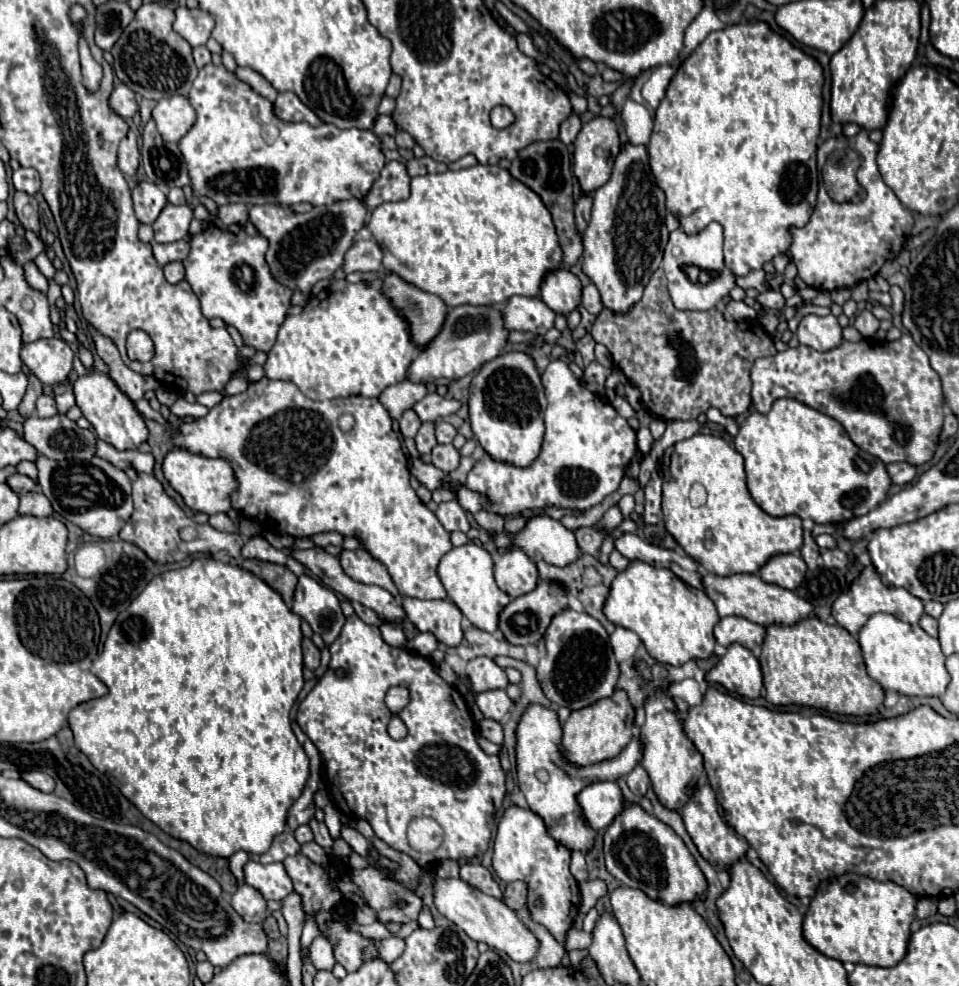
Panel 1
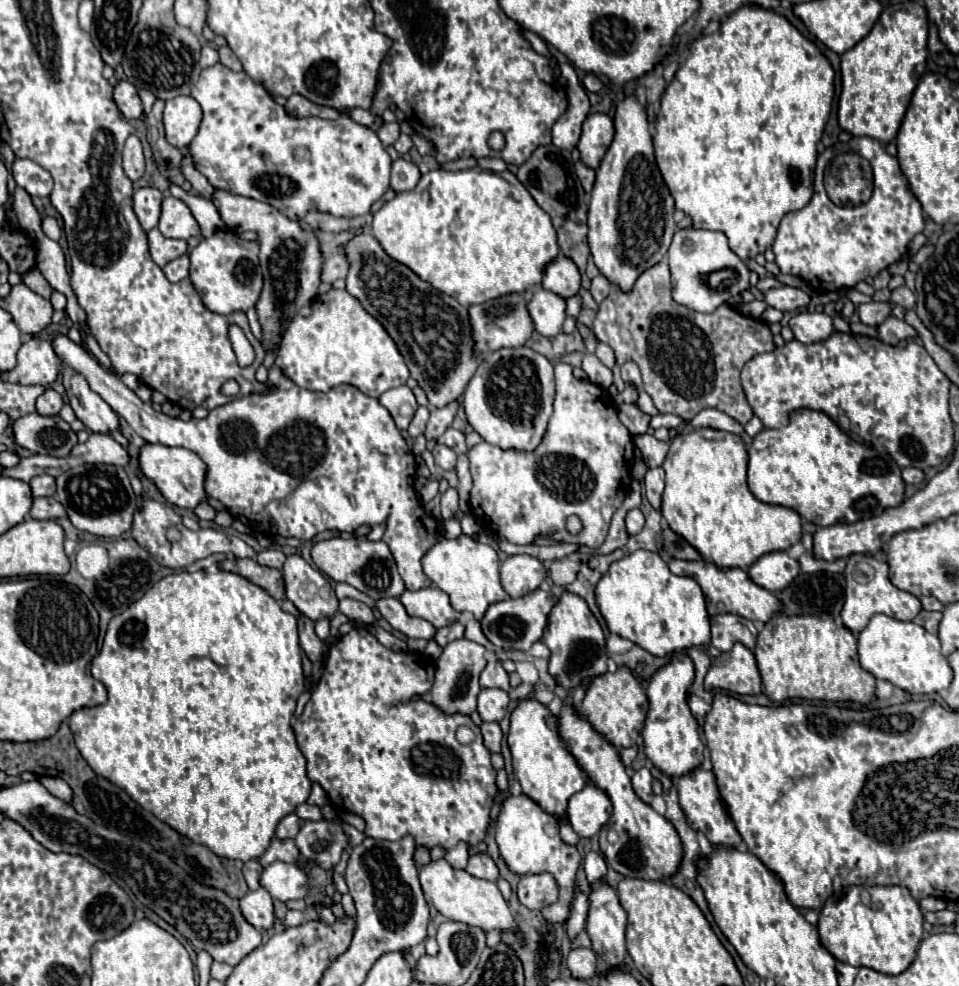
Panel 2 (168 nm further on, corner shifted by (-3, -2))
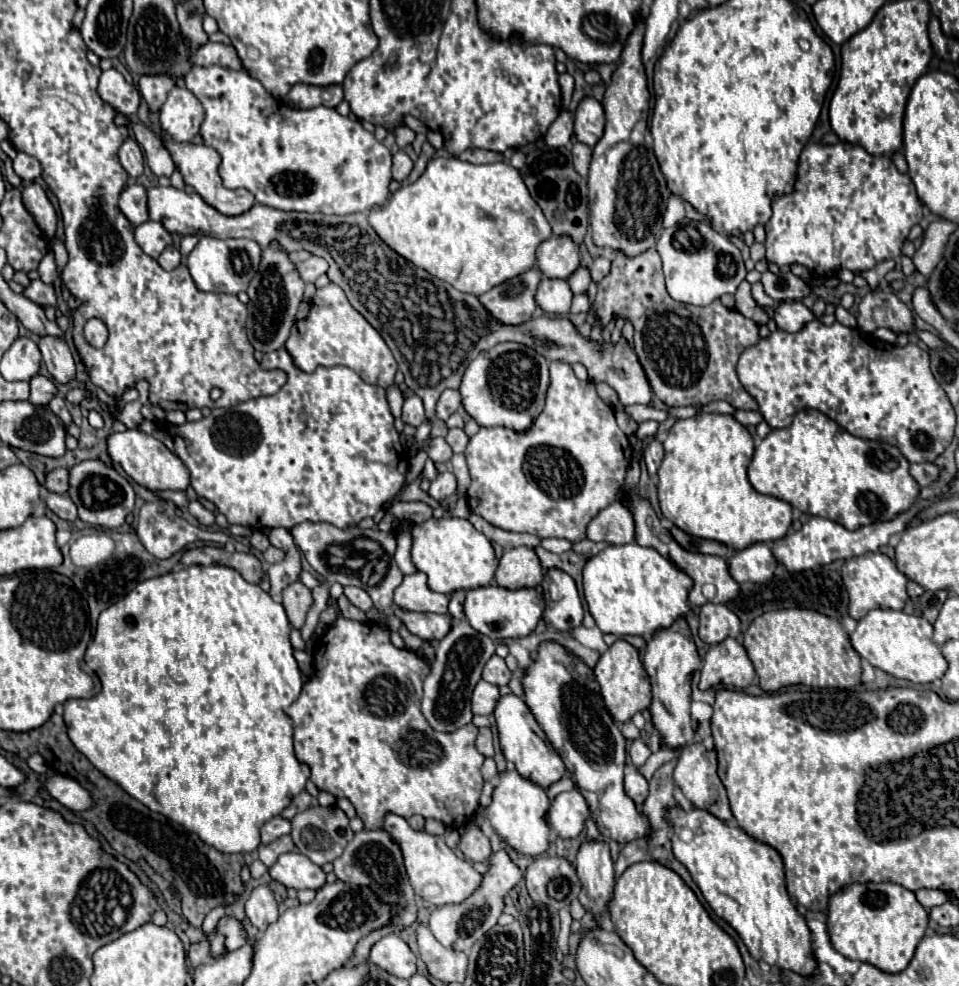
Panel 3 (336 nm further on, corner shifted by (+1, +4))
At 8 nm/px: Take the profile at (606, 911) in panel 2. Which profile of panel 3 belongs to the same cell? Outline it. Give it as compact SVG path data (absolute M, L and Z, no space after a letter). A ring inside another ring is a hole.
M583 841L575 857L577 875L583 883L579 901L587 911L601 919L613 893L613 861L605 841Z

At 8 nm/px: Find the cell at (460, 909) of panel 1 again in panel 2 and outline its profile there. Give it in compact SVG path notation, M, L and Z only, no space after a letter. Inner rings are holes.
M445 859L431 861L429 865L421 867L419 879L421 879L421 887L423 887L427 901L433 903L433 907L443 917L447 917L451 921L467 923L469 927L479 927L485 933L489 933L493 929L511 933L511 923L515 923L515 917L511 915L511 909L509 909L507 901L503 899L497 883L477 879L477 877L469 875L467 871L457 871Z

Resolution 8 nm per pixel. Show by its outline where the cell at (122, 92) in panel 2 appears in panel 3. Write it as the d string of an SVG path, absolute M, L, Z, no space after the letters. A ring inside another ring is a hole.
M107 69L107 71L101 73L97 93L115 111L125 113L125 115L133 115L139 107L139 101L141 101L141 95L139 95L137 87L129 85L117 69Z

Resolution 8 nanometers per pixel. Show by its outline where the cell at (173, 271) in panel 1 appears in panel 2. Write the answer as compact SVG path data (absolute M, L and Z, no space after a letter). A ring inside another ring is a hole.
M183 255L183 257L177 257L175 261L167 263L167 265L163 267L163 273L165 273L165 277L167 277L169 281L175 281L175 283L187 279L187 277L189 277L189 257Z

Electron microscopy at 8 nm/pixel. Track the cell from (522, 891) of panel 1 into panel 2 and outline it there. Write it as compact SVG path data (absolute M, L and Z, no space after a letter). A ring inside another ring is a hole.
M551 873L525 875L519 881L517 897L529 909L543 909L557 901L557 883Z

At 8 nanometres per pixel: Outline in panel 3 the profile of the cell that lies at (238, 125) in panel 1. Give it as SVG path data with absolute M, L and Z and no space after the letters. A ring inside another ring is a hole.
M219 65L193 67L183 81L205 109L201 137L205 145L221 153L223 161L219 173L227 189L243 187L253 193L259 203L281 211L325 215L369 213L373 207L381 207L387 201L391 183L391 151L355 119L343 117L335 109L323 105L303 111L281 103L279 115L279 103L265 91L261 81L251 77L247 71L231 71Z

